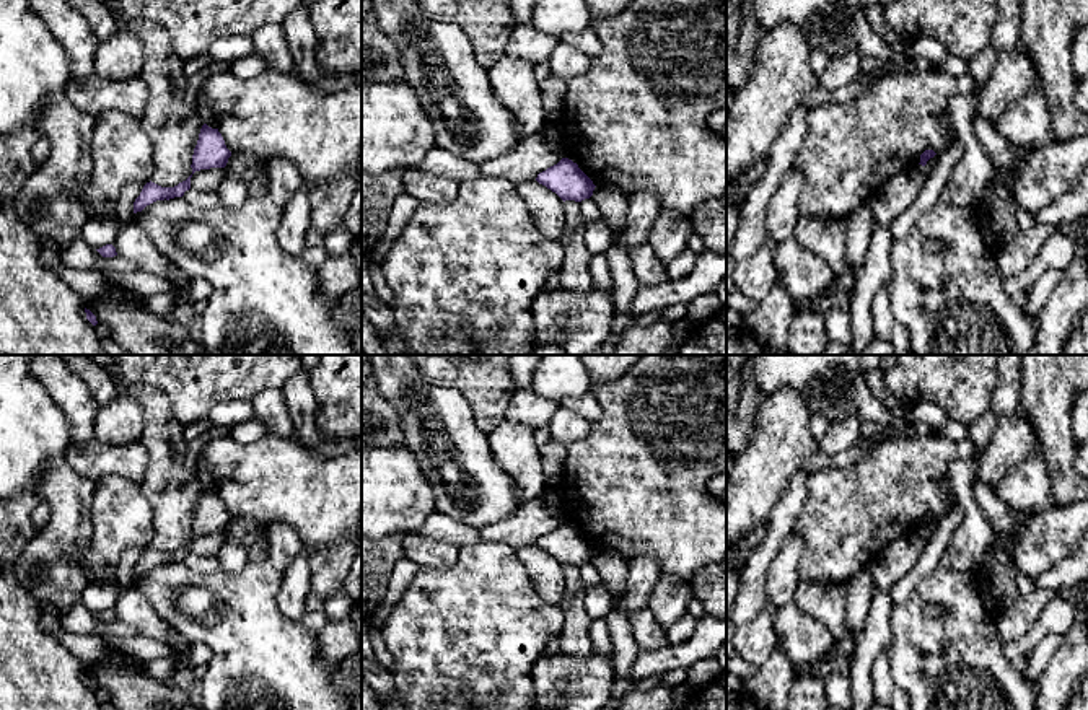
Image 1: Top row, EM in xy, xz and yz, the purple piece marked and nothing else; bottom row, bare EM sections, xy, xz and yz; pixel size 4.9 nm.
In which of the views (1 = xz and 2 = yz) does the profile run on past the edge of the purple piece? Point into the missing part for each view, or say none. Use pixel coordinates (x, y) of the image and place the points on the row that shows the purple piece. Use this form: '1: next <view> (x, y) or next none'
1: next none
2: next none

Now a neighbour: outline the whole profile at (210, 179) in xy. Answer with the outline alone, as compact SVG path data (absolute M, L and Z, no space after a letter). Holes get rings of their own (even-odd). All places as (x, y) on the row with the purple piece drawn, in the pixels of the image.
M210 168L195 171L191 178L191 189L212 192L218 191L225 179L225 168Z

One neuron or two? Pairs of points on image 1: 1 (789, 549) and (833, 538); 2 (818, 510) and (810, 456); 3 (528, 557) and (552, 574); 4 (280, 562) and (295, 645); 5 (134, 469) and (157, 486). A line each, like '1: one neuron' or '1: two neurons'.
1: two neurons
2: two neurons
3: one neuron
4: two neurons
5: two neurons

